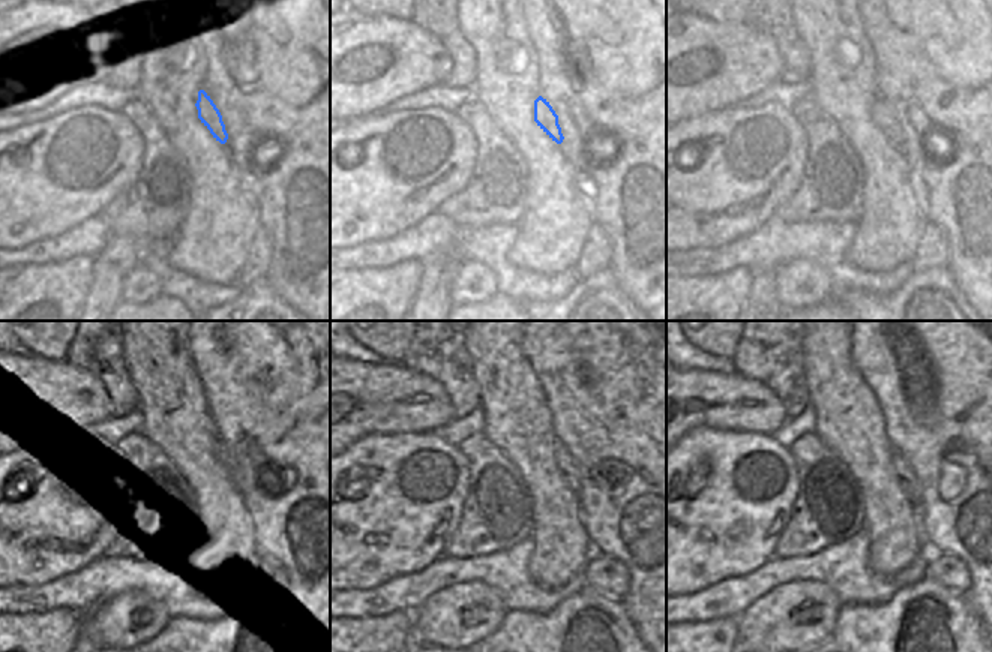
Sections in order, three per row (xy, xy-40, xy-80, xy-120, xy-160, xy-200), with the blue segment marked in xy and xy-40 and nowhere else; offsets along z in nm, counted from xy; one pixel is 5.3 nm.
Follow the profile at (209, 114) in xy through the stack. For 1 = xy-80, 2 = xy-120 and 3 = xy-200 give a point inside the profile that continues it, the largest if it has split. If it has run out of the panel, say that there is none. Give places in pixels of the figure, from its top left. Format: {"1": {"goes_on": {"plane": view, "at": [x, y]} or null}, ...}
{"1": {"goes_on": {"plane": "xy-80", "at": [883, 114]}}, "2": {"goes_on": {"plane": "xy-120", "at": [222, 453]}}, "3": {"goes_on": {"plane": "xy-200", "at": [902, 471]}}}

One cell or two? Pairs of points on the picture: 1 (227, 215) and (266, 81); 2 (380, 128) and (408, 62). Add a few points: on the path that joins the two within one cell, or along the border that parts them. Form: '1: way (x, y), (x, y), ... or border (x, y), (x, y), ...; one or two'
1: border (224, 144), (255, 203); two
2: border (375, 111), (345, 120); two

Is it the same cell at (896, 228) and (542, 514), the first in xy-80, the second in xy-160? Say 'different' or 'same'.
same

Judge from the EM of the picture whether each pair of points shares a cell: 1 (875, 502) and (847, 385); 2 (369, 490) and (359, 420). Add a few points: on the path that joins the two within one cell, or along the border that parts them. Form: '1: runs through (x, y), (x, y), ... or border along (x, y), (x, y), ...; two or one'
1: runs through (874, 474), (868, 453), (851, 423), (851, 414); one
2: border along (396, 433), (368, 433), (356, 439), (345, 450); two

